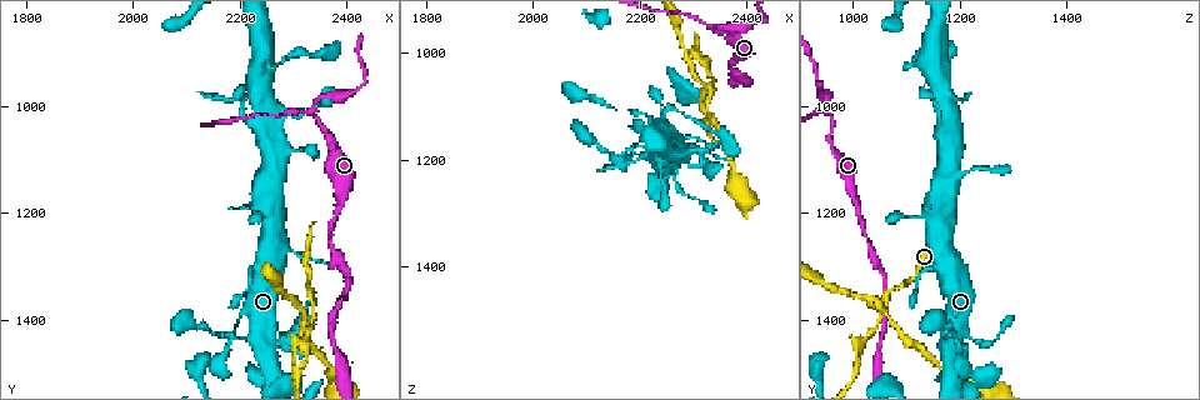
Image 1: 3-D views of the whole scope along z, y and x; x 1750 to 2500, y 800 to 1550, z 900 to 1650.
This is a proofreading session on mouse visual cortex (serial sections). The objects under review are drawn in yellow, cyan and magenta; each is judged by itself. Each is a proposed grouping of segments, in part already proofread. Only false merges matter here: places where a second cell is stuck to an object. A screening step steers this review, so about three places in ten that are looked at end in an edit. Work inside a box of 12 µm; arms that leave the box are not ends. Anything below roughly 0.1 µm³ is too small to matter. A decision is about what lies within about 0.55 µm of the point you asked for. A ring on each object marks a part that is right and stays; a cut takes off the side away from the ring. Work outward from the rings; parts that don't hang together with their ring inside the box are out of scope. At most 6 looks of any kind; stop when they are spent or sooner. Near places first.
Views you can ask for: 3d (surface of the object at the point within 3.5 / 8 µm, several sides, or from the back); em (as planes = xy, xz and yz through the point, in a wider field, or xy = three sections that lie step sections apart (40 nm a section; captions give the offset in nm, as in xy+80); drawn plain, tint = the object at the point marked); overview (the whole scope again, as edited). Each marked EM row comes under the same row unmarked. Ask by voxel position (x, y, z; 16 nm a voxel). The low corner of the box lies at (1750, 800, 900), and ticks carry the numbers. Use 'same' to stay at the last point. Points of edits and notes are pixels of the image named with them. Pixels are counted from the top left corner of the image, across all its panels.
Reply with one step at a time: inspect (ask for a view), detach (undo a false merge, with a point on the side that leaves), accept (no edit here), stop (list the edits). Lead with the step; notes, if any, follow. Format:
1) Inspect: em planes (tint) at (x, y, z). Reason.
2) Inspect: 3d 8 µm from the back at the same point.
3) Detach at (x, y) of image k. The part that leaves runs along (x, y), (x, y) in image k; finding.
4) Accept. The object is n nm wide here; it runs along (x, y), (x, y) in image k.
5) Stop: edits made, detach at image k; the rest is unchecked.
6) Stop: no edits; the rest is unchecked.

Inspect: 3d 8 µm at (2325, 1385, 1070). A fork.

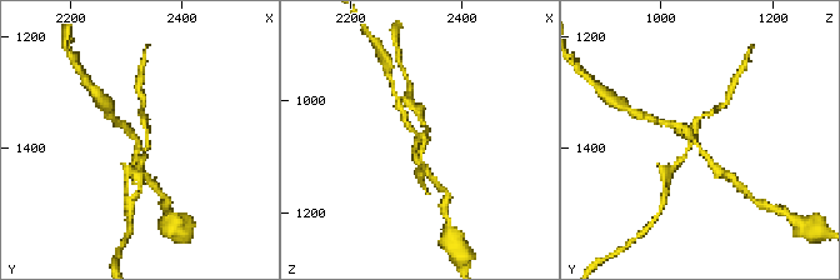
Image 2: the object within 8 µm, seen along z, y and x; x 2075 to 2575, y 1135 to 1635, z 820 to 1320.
Inspect: em xy step 1 (tint) at (2325, 1385, 1070).

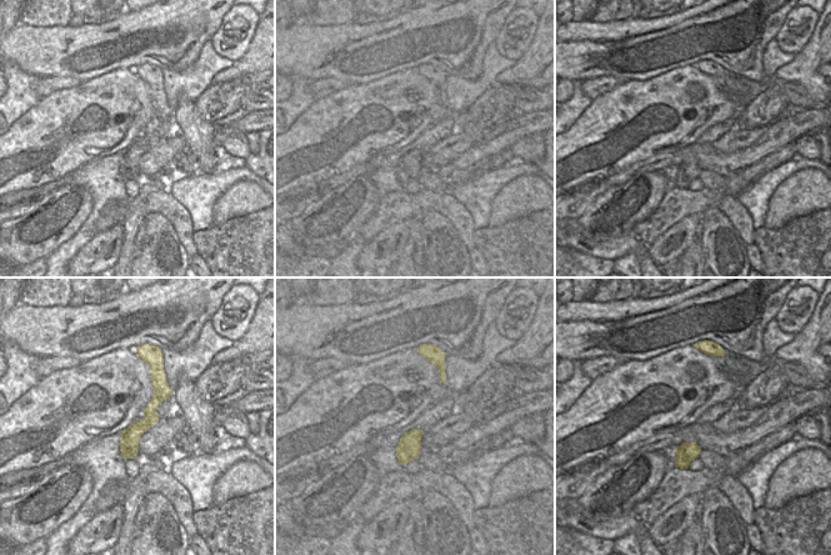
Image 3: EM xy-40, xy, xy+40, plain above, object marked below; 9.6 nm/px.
Detach at (685, 131) of image 2. The part that leaves runs along (698, 140), (714, 168), (728, 175) in image 2; a second cell is stuck on.

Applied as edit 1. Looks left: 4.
Inspect: 3d 3.5 µm at (2180, 1430, 1180). Sharp bend.

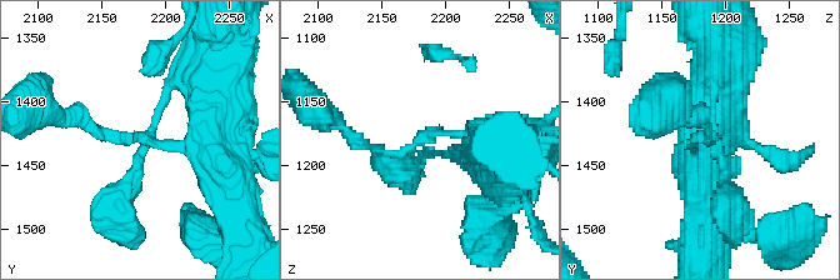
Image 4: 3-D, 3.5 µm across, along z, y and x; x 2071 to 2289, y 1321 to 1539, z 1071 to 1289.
Accept. The arms are 150, 200, 350 nm wide; it runs along (213, 115), (163, 149), (75, 115) in image 4; continuous, no second cell.

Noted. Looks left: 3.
Inspect: 3d 3.5 µm at (2340, 1015, 960). A fork.

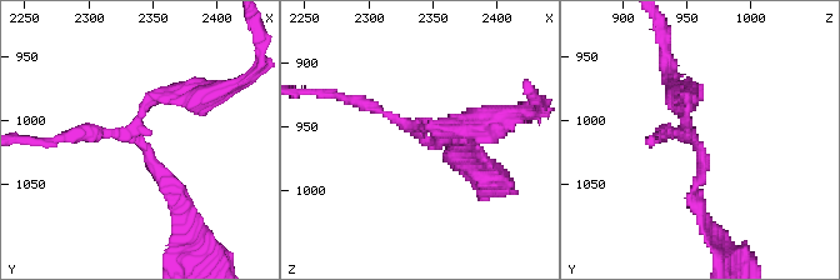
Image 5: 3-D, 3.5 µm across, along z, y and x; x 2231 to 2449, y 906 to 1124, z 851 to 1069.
Inspect: em xy step 2 (tint) at (2334, 1012, 954). 3 arms meet here; the arms are 150, 150, 200 nm wide.

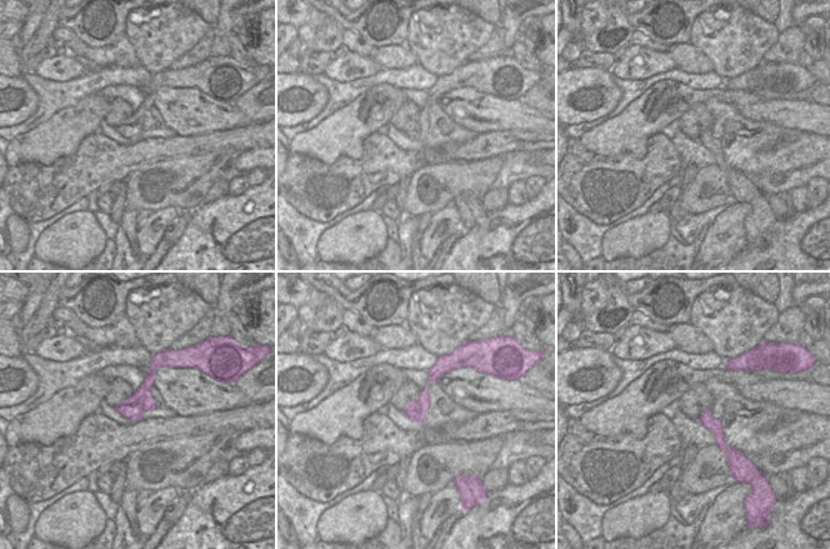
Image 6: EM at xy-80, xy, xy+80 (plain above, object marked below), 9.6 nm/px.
Detach at (373, 108) of image 5. Two cells meet here.

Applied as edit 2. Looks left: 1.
Stop: edits made, detach at image 2, detach at image 5; the rest is unchecked.

